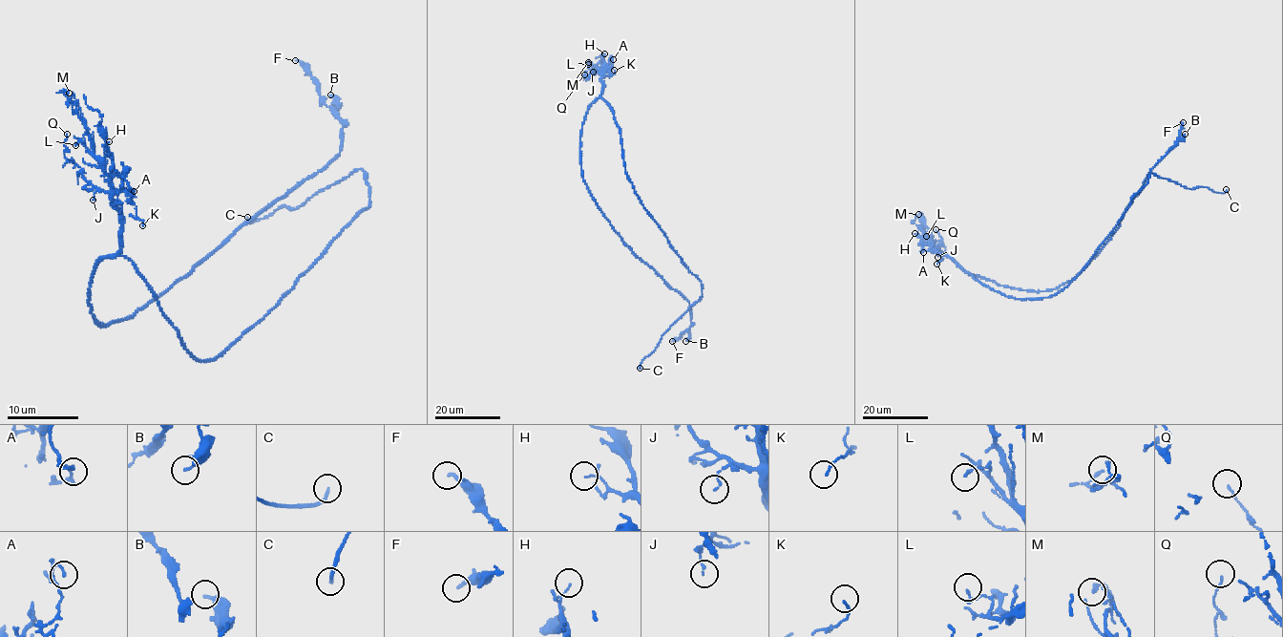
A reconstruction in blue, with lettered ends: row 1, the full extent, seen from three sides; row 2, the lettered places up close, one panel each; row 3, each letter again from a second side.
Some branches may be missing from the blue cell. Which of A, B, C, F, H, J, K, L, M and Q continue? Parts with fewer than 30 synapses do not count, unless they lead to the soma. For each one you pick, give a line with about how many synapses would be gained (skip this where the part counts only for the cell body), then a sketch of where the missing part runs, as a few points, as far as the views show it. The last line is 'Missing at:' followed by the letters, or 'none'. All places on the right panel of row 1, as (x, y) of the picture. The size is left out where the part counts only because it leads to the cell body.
Missing at: C

